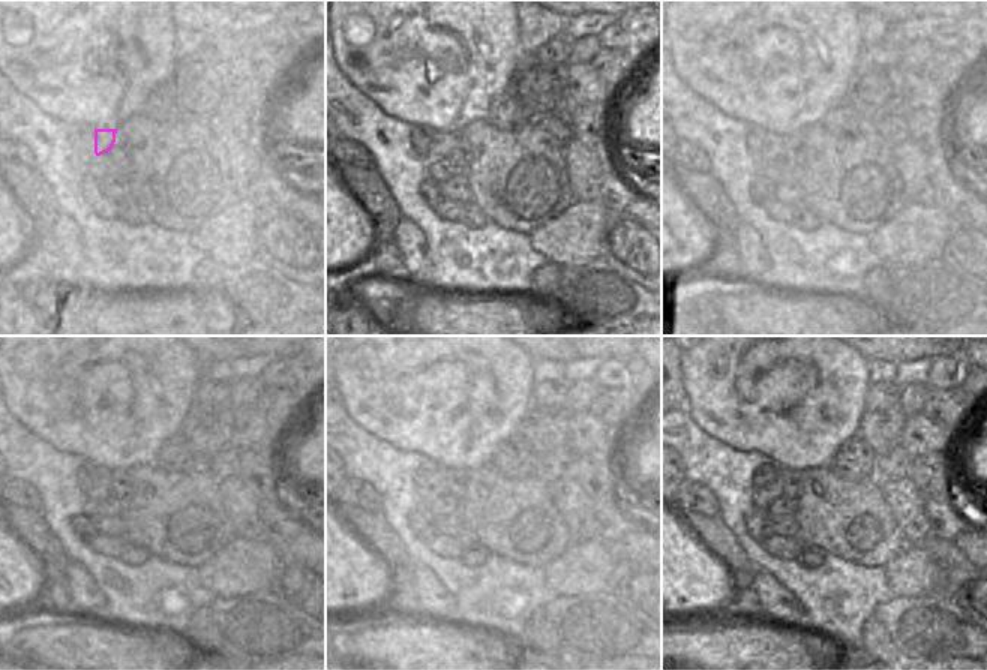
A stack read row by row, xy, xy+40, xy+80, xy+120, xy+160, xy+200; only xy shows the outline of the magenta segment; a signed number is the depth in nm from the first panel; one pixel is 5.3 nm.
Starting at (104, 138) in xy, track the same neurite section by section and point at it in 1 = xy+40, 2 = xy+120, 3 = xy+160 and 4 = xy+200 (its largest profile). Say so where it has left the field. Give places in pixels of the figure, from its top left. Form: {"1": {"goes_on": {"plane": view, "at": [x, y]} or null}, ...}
{"1": {"goes_on": {"plane": "xy+40", "at": [443, 143]}}, "2": {"goes_on": {"plane": "xy+120", "at": [105, 475]}}, "3": {"goes_on": {"plane": "xy+160", "at": [428, 496]}}, "4": {"goes_on": {"plane": "xy+200", "at": [765, 496]}}}

